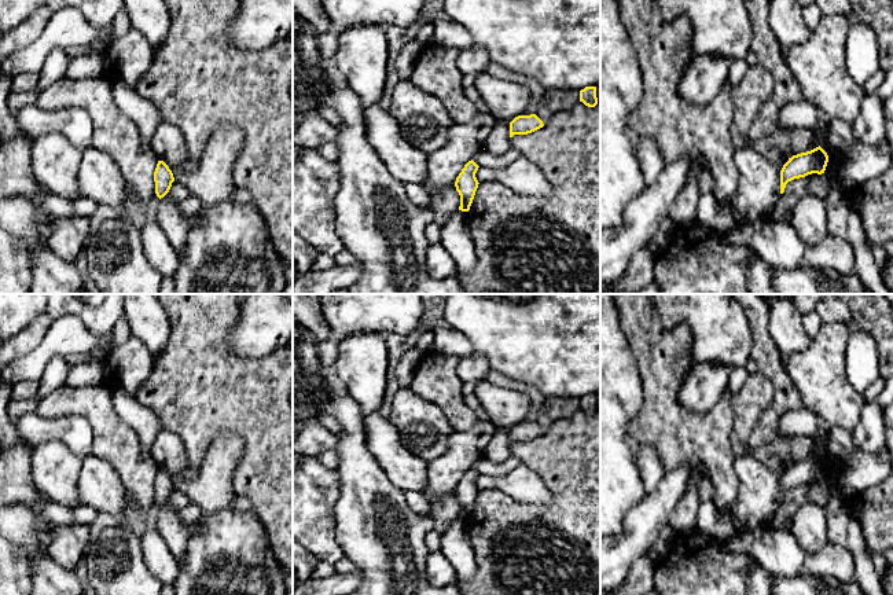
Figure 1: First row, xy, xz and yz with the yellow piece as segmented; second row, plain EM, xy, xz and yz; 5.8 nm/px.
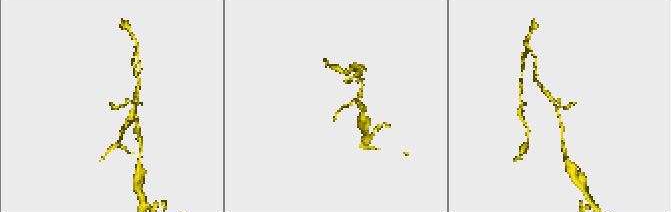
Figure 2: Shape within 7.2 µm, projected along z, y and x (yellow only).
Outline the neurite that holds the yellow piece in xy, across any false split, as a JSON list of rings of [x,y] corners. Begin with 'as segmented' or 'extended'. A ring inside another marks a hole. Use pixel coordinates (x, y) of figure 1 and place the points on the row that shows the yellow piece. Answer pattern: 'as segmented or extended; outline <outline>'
as segmented; outline [[[158,161],[155,172],[154,172],[154,181],[155,181],[155,194],[161,199],[163,198],[174,181],[173,173],[169,166],[163,161]]]

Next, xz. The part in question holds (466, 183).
as segmented; outline [[[471,159],[468,161],[459,176],[456,177],[455,187],[460,195],[460,206],[459,210],[468,212],[473,203],[475,191],[478,188],[478,180],[475,173],[478,170],[478,165]]]

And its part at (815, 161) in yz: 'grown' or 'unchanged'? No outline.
unchanged

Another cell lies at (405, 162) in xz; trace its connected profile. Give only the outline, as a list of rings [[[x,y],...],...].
[[[379,103],[363,109],[367,139],[387,170],[404,184],[423,184],[427,179],[429,154],[411,146],[397,121]]]

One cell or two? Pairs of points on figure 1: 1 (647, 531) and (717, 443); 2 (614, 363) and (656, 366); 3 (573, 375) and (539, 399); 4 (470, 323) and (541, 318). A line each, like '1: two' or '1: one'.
1: two
2: two
3: two
4: one

